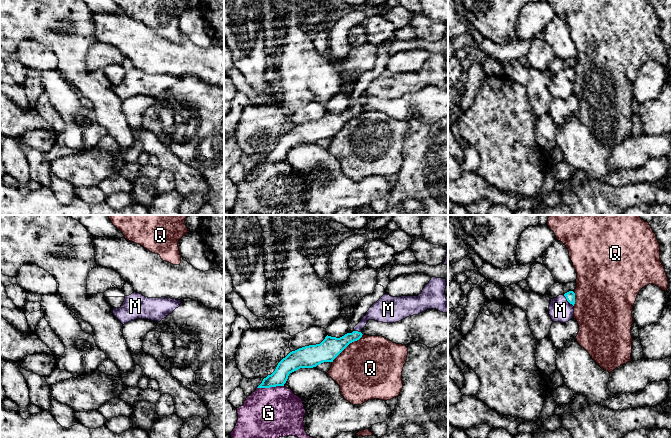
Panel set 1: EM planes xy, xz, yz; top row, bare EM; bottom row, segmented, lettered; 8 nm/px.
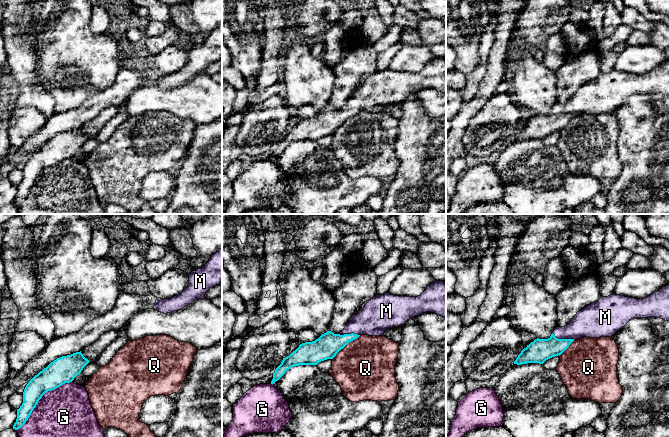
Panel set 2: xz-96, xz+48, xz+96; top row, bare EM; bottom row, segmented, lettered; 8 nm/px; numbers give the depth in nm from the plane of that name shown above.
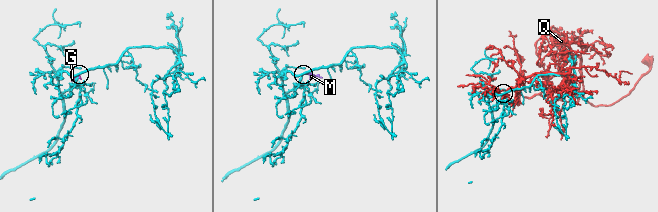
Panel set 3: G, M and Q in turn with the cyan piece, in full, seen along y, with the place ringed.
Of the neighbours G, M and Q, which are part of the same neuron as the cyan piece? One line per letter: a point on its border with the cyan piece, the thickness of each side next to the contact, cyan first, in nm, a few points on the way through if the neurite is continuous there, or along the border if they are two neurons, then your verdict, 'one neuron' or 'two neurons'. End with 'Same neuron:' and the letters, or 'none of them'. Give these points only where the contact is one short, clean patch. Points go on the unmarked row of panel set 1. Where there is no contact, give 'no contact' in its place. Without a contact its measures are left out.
G: contact xz (270, 162); calibres 140 and 420 nm; two neurons
M: contact yz (568, 77); calibres 80 and 190 nm; way yz (570, 72), (568, 77), (560, 86); one neuron
Q: contact xz (347, 121); calibres 170 and 500 nm; border xz (362, 110), (358, 115), (352, 117), (332, 138); two neurons
Same neuron: M

